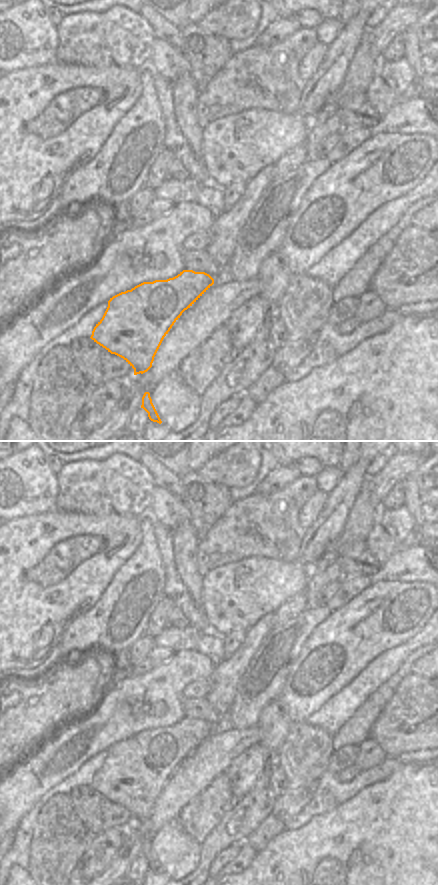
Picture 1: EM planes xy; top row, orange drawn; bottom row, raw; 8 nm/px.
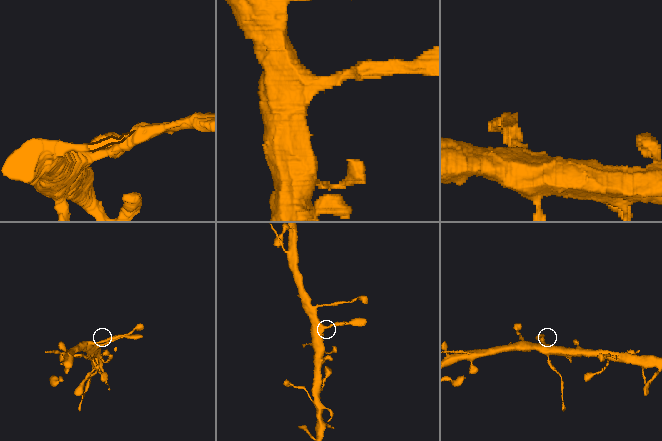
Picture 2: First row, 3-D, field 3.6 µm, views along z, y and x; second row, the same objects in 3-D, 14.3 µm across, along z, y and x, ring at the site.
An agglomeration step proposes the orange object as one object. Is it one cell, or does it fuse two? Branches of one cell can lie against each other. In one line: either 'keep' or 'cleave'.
cleave

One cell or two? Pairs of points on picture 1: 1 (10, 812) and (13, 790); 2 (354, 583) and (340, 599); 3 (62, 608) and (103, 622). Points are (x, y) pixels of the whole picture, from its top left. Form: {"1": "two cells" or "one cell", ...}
{"1": "one cell", "2": "one cell", "3": "two cells"}

